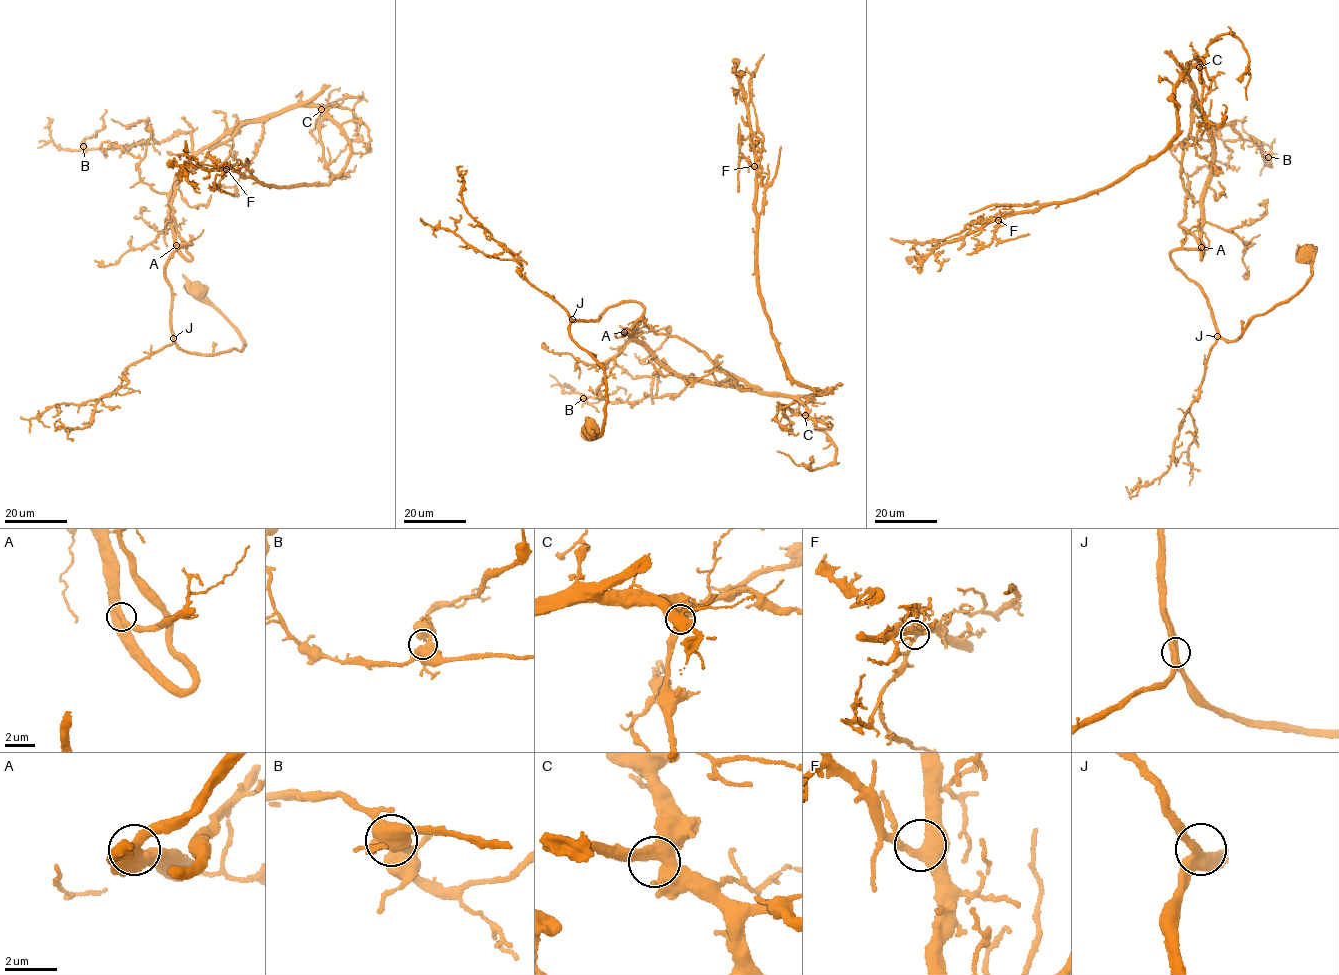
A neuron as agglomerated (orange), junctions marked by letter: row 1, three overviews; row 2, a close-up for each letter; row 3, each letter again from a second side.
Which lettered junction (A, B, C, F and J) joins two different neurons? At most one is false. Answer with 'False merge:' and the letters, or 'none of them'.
False merge: none of them

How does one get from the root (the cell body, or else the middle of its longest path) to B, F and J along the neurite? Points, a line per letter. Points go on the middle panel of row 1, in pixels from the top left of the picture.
B: (592, 429), (599, 436), (604, 369), (569, 325), (638, 302), (625, 332), (686, 385), (624, 403), (583, 398)
F: (592, 429), (604, 369), (569, 325), (626, 301), (677, 373), (816, 391), (765, 312), (754, 166)
J: (592, 429), (589, 430), (591, 433), (599, 436), (607, 400), (604, 369), (573, 340), (569, 325), (572, 319)

